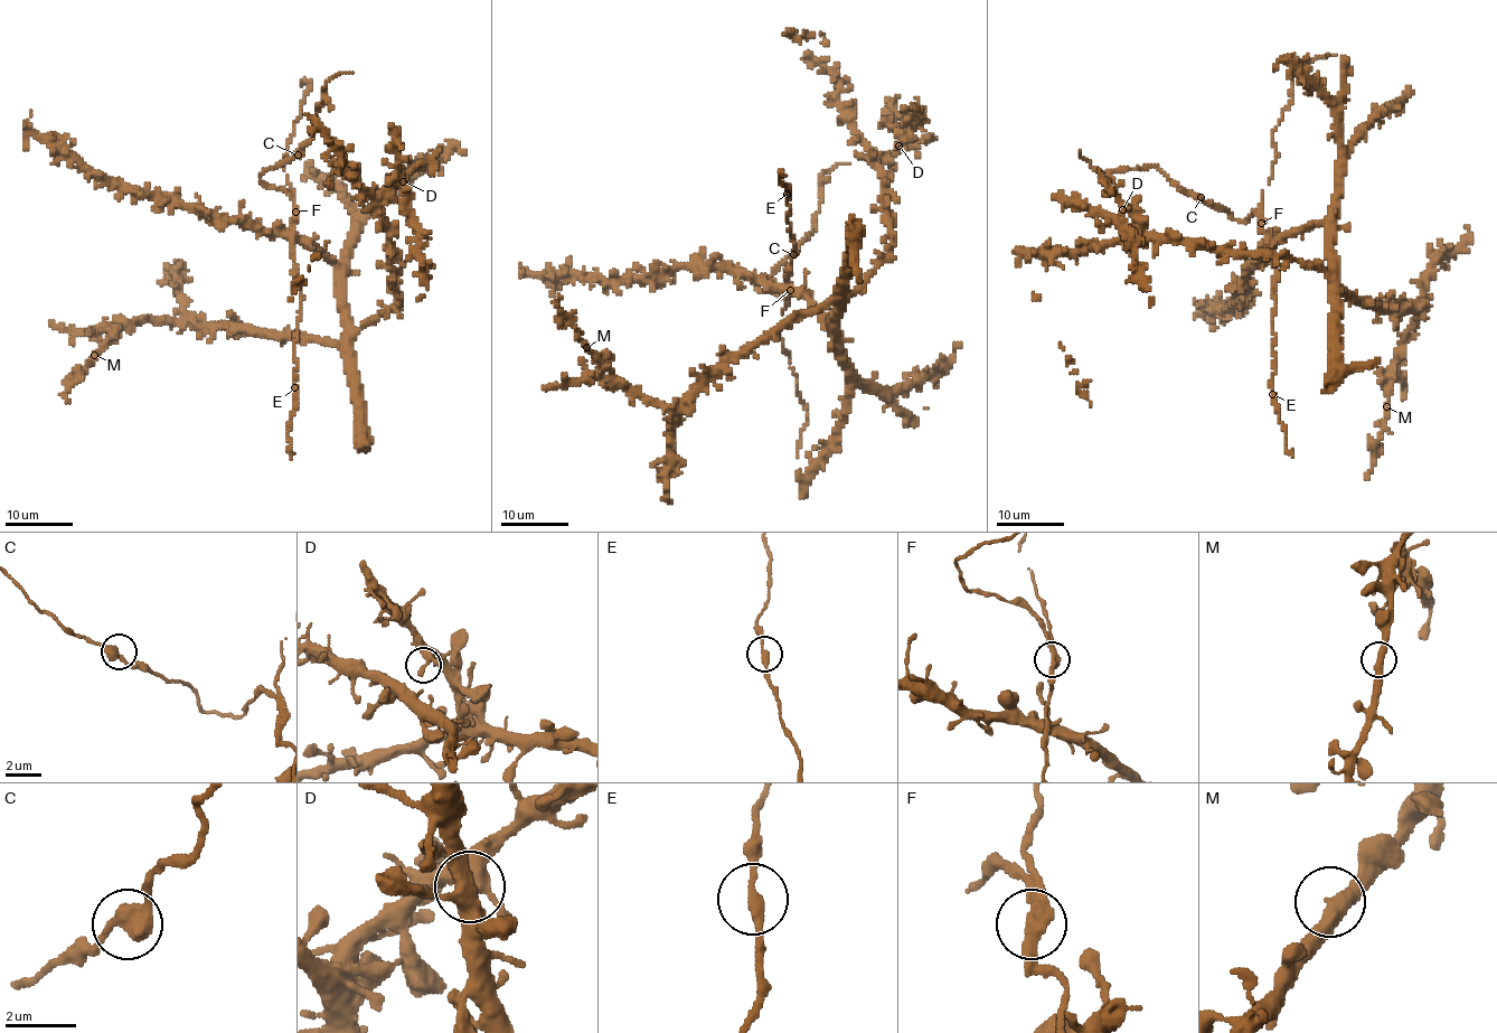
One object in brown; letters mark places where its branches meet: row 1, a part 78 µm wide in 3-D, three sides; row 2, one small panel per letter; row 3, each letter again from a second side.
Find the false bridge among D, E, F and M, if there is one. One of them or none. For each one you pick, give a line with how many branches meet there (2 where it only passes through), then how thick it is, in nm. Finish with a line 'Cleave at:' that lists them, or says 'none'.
F: branches 2; calibre 380 nm
Cleave at: F

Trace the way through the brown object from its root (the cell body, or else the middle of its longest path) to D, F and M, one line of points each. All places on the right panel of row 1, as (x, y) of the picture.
D: (1323, 270), (1289, 257), (1159, 241), (1139, 226), (1131, 209), (1122, 209)
F: (1323, 270), (1329, 272), (1329, 225), (1319, 223), (1305, 226), (1268, 244), (1261, 223)
M: (1323, 270), (1354, 302), (1377, 311), (1395, 306), (1420, 311), (1394, 365), (1386, 406)

